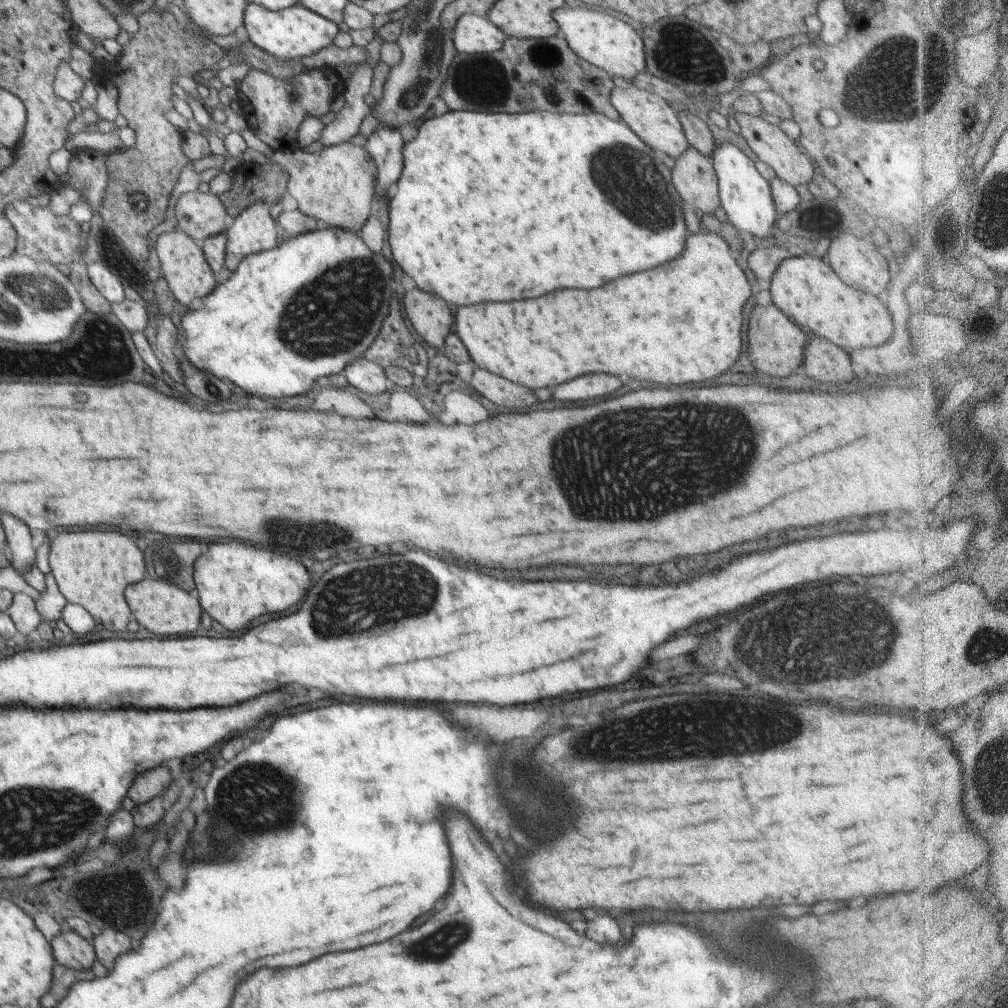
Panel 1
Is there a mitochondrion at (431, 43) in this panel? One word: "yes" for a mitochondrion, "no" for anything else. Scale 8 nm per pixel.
yes

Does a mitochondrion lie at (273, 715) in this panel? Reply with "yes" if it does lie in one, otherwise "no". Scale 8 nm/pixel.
no

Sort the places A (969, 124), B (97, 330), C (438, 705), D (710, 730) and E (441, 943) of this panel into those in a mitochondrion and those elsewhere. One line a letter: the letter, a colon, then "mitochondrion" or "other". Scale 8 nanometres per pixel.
A: other
B: mitochondrion
C: other
D: mitochondrion
E: mitochondrion

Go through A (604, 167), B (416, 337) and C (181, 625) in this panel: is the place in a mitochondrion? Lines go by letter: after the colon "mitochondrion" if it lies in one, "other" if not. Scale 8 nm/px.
A: mitochondrion
B: other
C: other

